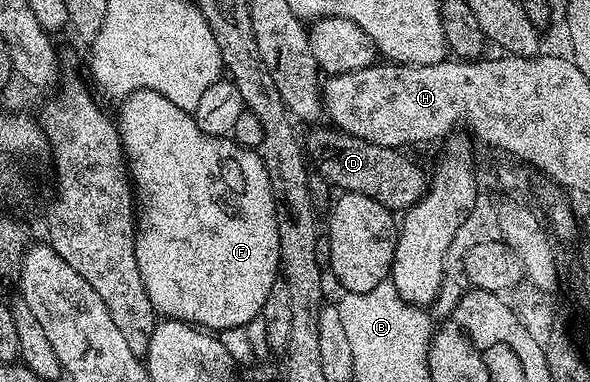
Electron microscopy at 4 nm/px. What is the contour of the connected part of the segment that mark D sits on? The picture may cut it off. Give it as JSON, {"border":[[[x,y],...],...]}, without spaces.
{"border":[[[315,125],[308,130],[311,132],[307,135],[307,143],[305,139],[305,155],[310,166],[314,170],[316,167],[329,182],[336,183],[340,192],[352,191],[365,197],[373,197],[373,201],[381,201],[381,205],[390,207],[395,213],[406,212],[407,208],[426,195],[428,176],[423,176],[415,164],[409,163],[403,157],[402,150],[373,145],[332,126],[323,126]]]}

